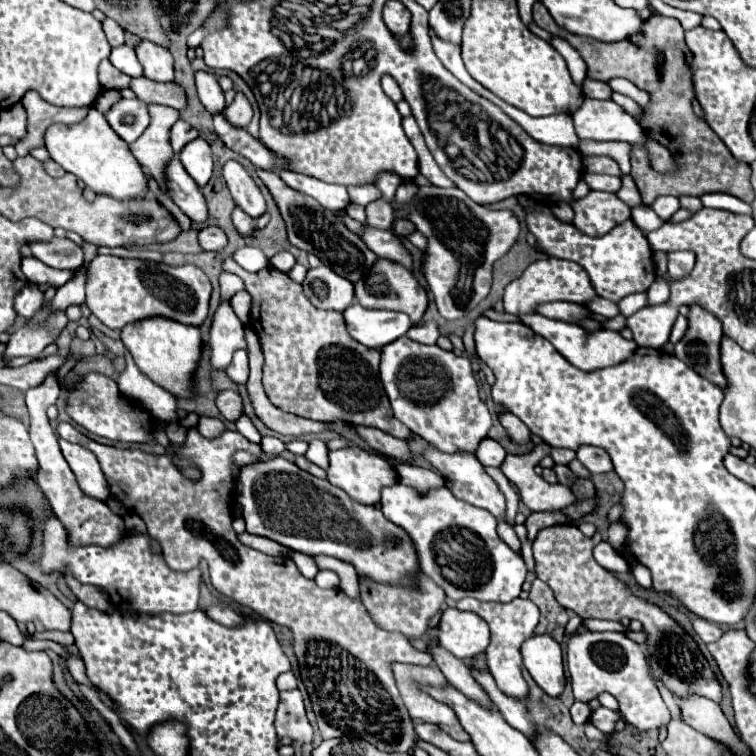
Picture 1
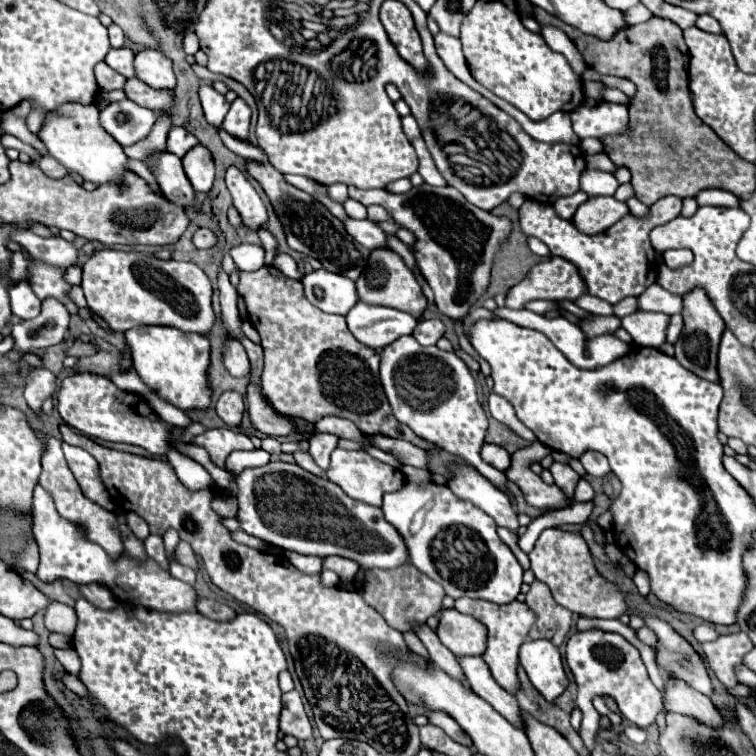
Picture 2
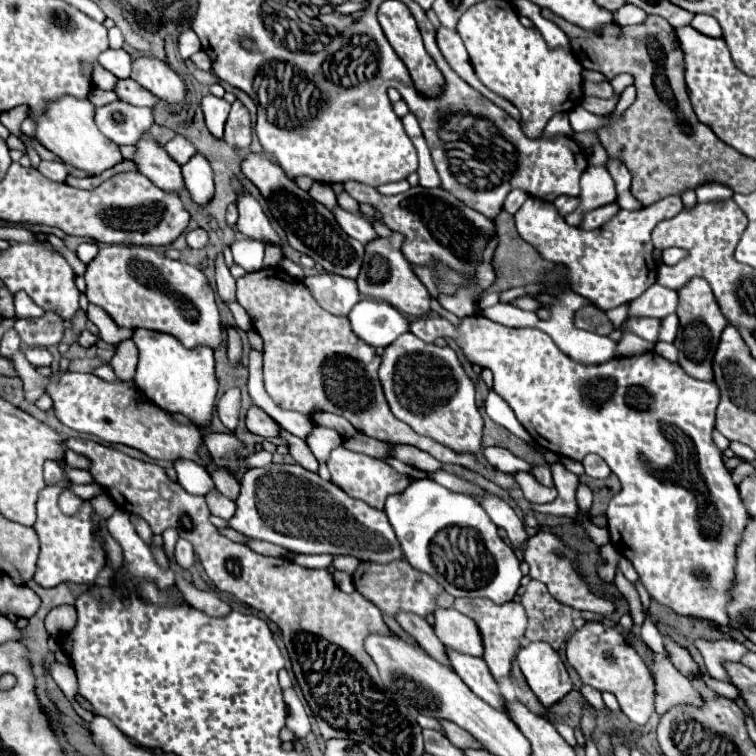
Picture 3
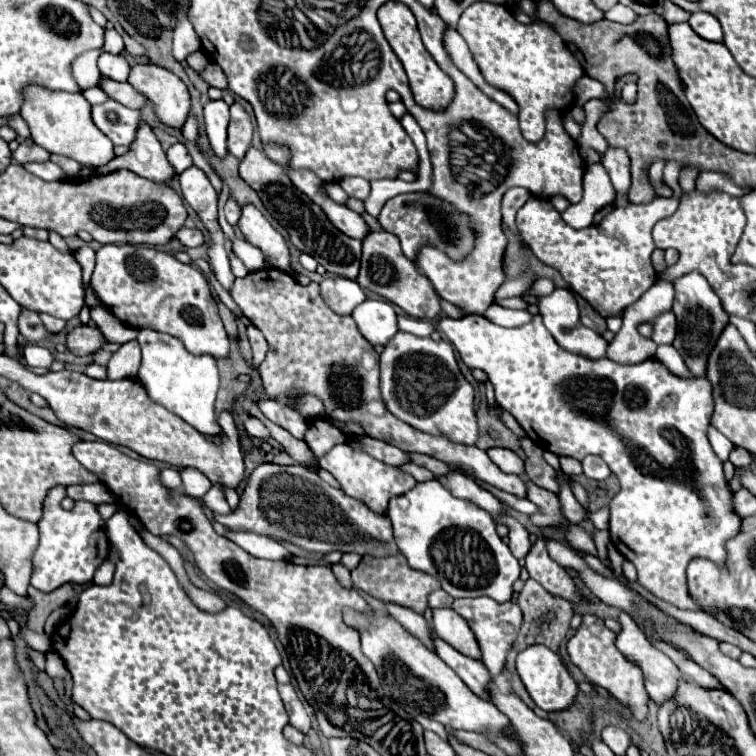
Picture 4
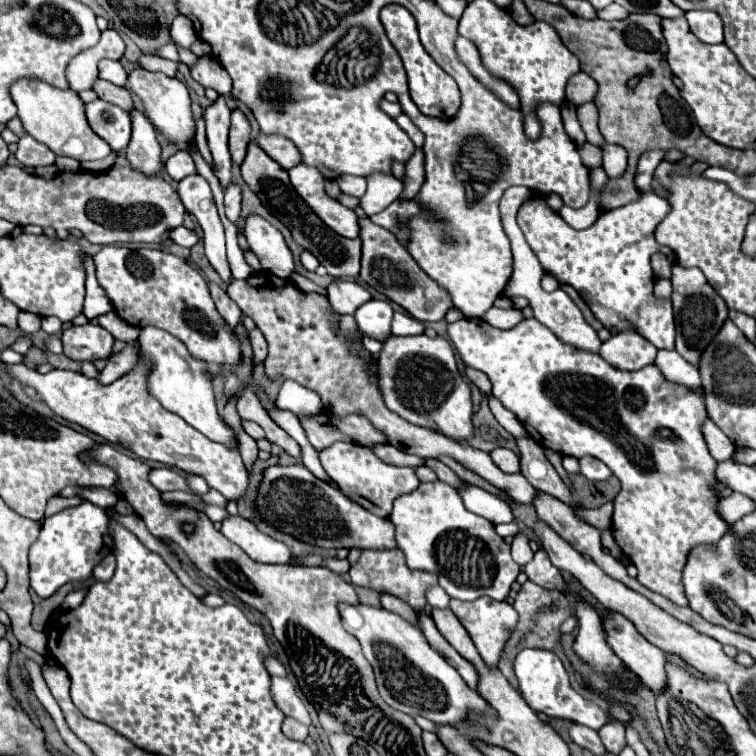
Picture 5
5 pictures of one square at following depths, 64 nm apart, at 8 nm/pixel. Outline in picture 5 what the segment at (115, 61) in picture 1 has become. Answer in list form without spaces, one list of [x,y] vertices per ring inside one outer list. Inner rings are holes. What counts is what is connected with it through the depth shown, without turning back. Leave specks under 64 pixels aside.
[[[100,60],[98,78],[108,80],[116,86],[124,86],[126,84],[126,70],[122,68],[122,64],[118,60]]]

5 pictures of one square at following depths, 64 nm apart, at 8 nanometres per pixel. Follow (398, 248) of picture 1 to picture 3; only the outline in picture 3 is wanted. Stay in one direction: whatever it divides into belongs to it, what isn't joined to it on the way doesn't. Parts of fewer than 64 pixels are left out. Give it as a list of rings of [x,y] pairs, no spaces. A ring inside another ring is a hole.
[[[336,206],[336,208],[334,208],[334,218],[336,218],[336,222],[340,224],[340,228],[342,228],[348,236],[360,240],[362,244],[368,244],[370,240],[376,238],[376,232],[374,232],[370,220],[364,218],[364,216],[360,216],[360,214],[352,214],[352,212],[348,212],[348,210]]]

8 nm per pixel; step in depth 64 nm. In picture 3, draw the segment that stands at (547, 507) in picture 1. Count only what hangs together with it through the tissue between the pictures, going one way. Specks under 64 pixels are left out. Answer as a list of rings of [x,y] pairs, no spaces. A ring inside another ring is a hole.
[[[518,472],[514,474],[522,492],[524,492],[524,498],[532,504],[548,504],[548,502],[554,502],[558,492],[556,488],[546,488],[542,484],[536,482],[536,478],[530,474],[530,472]]]

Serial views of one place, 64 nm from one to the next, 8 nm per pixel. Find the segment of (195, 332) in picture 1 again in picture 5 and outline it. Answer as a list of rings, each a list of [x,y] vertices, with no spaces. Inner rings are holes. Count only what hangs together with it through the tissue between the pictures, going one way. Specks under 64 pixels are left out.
[[[146,326],[140,330],[140,338],[138,338],[144,356],[154,362],[154,368],[148,376],[148,388],[150,394],[168,410],[178,414],[180,418],[184,418],[184,422],[188,422],[192,428],[196,428],[198,432],[202,432],[206,438],[224,444],[228,448],[236,446],[236,438],[234,432],[224,424],[224,420],[220,418],[218,410],[216,410],[216,402],[214,402],[214,392],[212,392],[212,380],[206,376],[208,374],[208,364],[202,360],[196,360],[190,356],[190,352],[186,350],[186,346],[170,336],[168,332],[154,328],[154,326]]]

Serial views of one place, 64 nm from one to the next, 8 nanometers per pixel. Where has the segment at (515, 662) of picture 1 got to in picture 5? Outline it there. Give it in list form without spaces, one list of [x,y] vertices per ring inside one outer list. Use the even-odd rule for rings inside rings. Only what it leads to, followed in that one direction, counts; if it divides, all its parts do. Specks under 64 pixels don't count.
[[[482,596],[474,602],[462,602],[462,600],[450,600],[450,610],[456,614],[458,620],[462,620],[462,626],[468,630],[478,654],[482,656],[482,660],[488,664],[488,666],[496,666],[498,664],[498,658],[500,658],[500,652],[506,644],[506,640],[510,638],[516,622],[518,622],[518,614],[516,610],[512,608],[512,604],[508,602],[498,602],[498,600],[492,600],[488,596]]]

